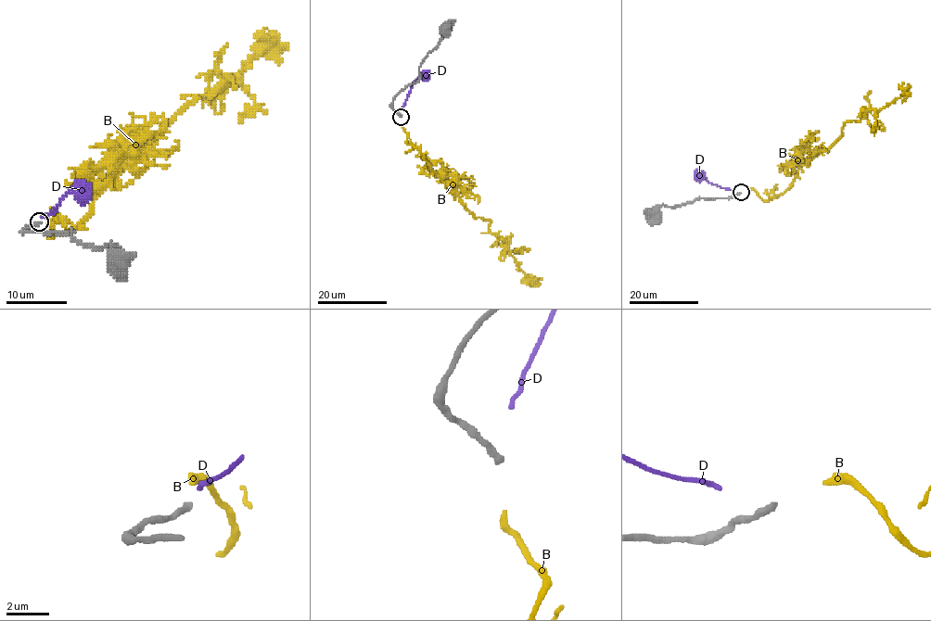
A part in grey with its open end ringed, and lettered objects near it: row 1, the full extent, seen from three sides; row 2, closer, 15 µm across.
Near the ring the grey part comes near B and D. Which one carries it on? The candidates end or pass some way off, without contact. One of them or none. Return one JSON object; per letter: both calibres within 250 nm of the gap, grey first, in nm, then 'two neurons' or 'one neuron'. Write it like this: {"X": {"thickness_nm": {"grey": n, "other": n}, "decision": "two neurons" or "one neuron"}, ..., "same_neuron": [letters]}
{"B": {"thickness_nm": {"grey": 320, "other": 320}, "decision": "one neuron"}, "D": {"thickness_nm": {"grey": 320, "other": 200}, "decision": "two neurons"}, "same_neuron": ["B"]}

